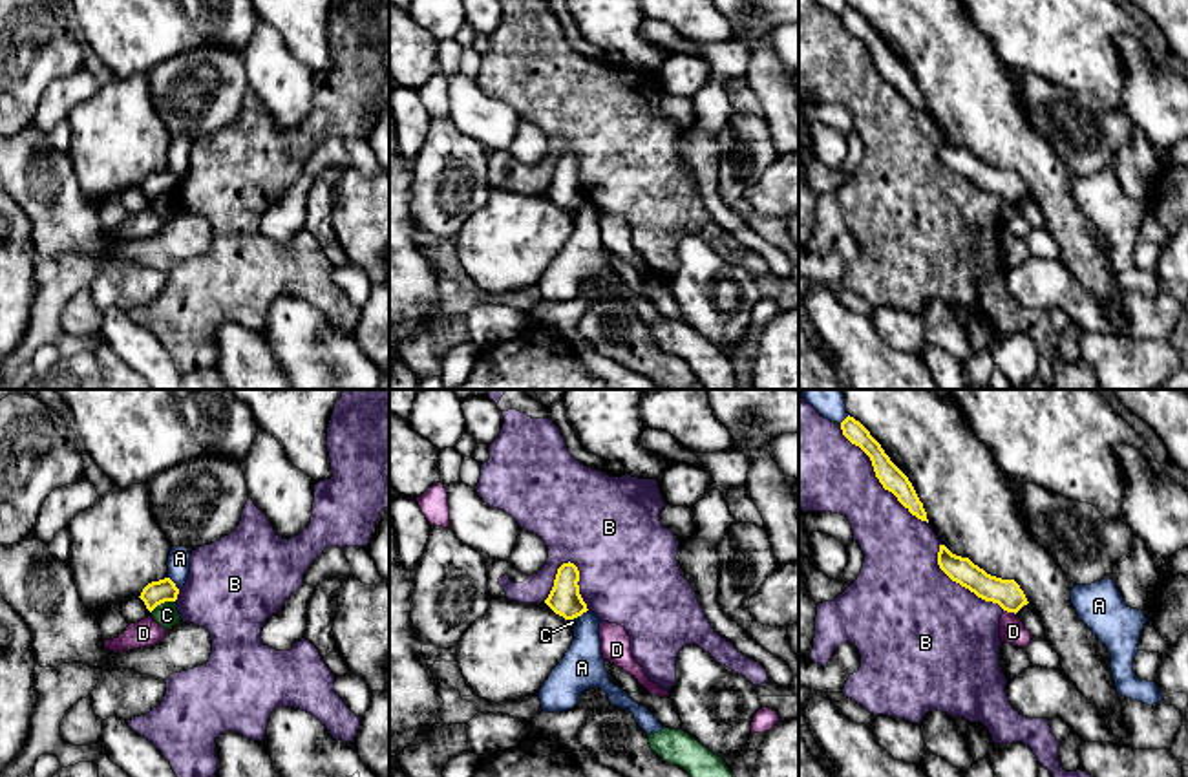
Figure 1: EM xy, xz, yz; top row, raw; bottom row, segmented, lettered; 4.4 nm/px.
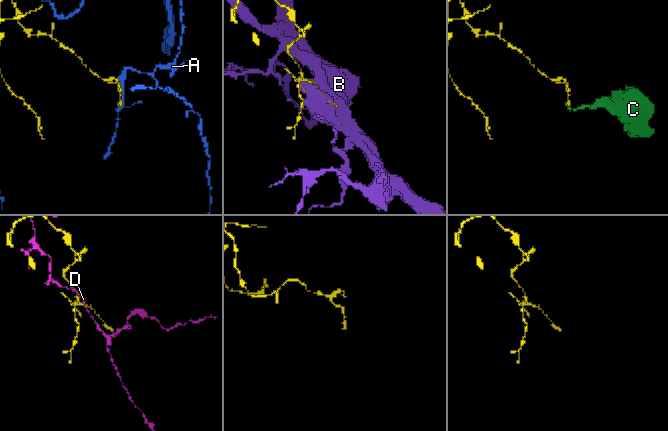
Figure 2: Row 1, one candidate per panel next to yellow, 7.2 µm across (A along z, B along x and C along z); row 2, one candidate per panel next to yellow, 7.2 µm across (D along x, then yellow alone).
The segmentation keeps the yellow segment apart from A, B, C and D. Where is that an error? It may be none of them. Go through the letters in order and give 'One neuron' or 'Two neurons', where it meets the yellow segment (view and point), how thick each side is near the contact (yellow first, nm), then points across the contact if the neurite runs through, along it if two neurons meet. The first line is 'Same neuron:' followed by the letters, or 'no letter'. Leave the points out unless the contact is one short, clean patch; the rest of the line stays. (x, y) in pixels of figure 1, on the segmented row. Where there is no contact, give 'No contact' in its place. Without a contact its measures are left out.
Same neuron: no letter
A: Two neurons. Touches yellow at xy (174, 584). Thickness 110 nm (yellow) against 100 nm
B: Two neurons. Touches yellow at yz (876, 476). Thickness 110 nm (yellow) against 360 nm
C: Two neurons. Touches yellow at xy (161, 602). Thickness 110 nm (yellow) against 110 nm. Boundary: xy (174, 600), (165, 600), (150, 611)
D: Two neurons. Touches yellow at yz (1009, 611). Thickness 120 nm (yellow) against 110 nm. Boundary: yz (1004, 609), (1015, 615)

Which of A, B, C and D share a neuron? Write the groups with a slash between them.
A / B / C / D

